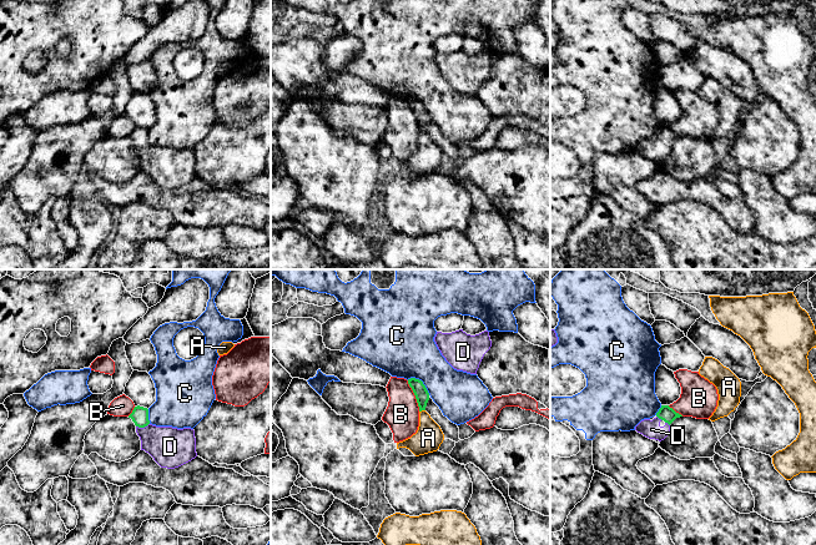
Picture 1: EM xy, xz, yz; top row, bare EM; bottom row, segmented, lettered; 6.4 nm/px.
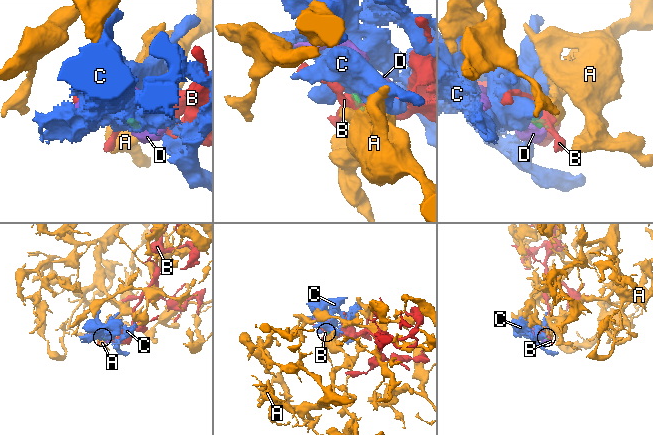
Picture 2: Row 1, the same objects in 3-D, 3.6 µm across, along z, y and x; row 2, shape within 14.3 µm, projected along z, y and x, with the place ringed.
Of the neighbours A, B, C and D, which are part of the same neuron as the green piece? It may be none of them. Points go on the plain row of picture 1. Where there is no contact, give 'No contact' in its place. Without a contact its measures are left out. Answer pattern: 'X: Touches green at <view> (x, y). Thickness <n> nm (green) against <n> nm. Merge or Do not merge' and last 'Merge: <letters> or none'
A: Touches green at xz (422, 130). Thickness 90 nm (green) against 180 nm. Merge
B: Touches green at xz (414, 115). Thickness 90 nm (green) against 220 nm. Do not merge
C: Touches green at xz (421, 101). Thickness 90 nm (green) against 400 nm. Do not merge
D: Touches green at xy (142, 147). Thickness 110 nm (green) against 260 nm. Merge
Merge: A, D

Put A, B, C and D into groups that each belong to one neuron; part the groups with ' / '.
A D / B / C

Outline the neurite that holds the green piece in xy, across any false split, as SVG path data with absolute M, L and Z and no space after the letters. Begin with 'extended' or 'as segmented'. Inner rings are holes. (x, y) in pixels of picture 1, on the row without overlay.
extended; M140 126L134 128L129 138L136 146L141 171L148 173L161 188L175 190L197 177L193 150L152 146L148 130Z

